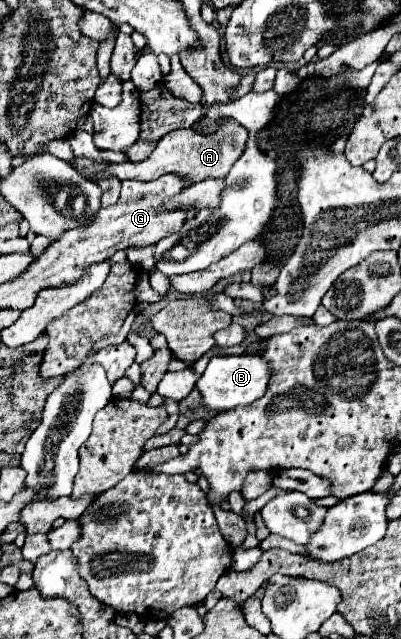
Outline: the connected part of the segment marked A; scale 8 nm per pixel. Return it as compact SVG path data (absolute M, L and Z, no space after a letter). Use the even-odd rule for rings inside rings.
M230 124L226 134L212 134L212 136L204 136L204 134L196 134L190 128L188 130L174 130L170 134L166 134L160 142L158 148L142 162L134 164L134 162L122 162L122 164L106 164L106 168L102 172L98 172L94 178L102 178L102 176L118 176L118 180L138 180L138 182L152 182L158 180L158 176L166 174L166 172L174 172L178 176L182 176L186 182L194 184L198 180L206 180L206 178L224 178L228 174L228 170L232 168L232 164L242 156L246 140L248 140L248 130L238 124L238 146L230 146L230 136L234 136L236 130L230 132Z

